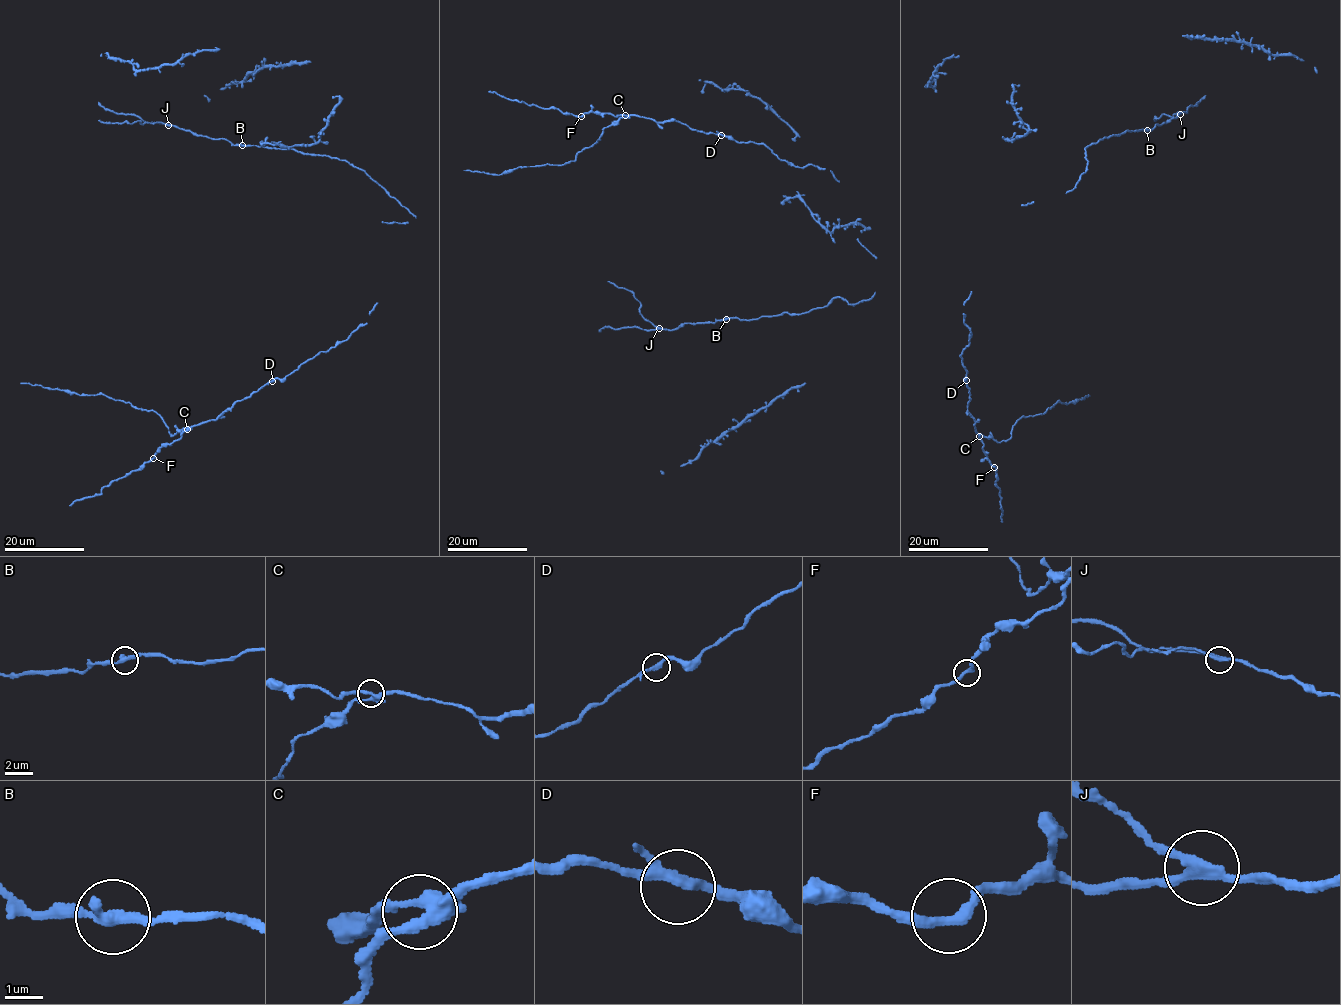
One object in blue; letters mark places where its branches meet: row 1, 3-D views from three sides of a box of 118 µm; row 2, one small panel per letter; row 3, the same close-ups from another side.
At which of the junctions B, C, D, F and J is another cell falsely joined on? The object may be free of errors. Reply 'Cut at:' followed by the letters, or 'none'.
Cut at: J

